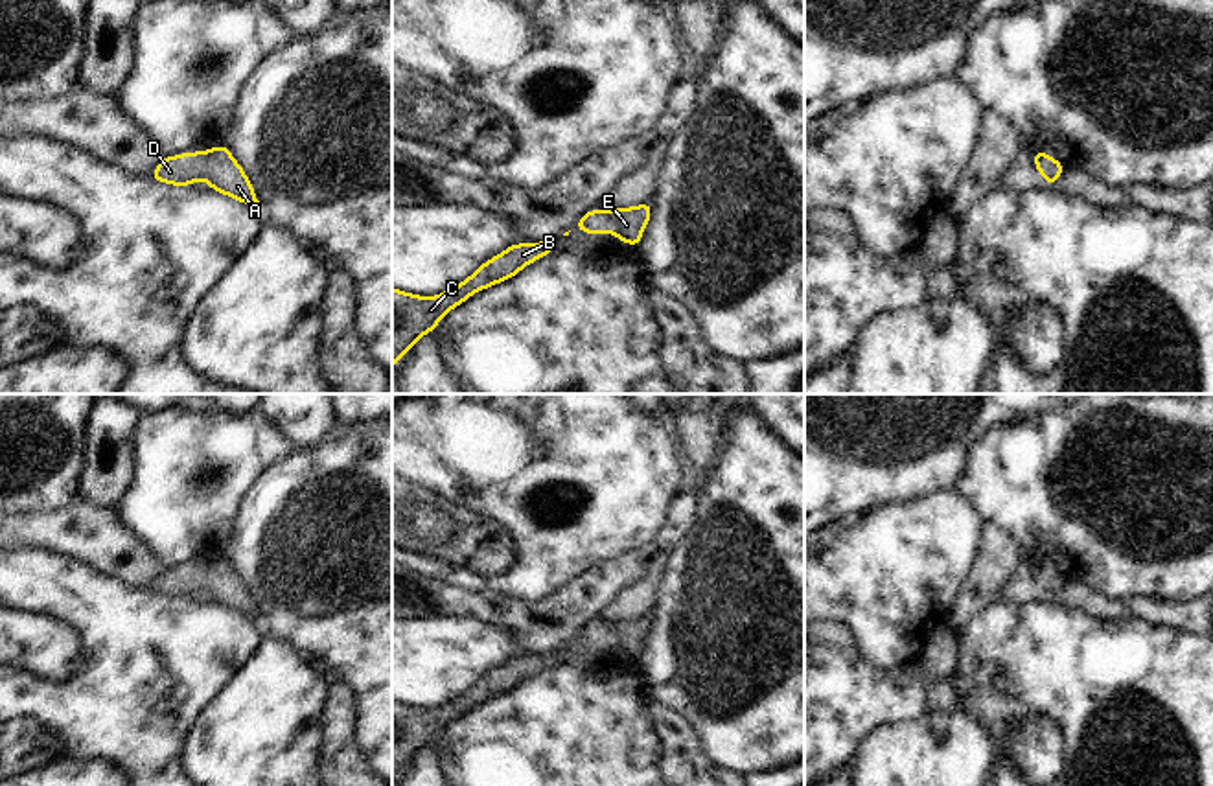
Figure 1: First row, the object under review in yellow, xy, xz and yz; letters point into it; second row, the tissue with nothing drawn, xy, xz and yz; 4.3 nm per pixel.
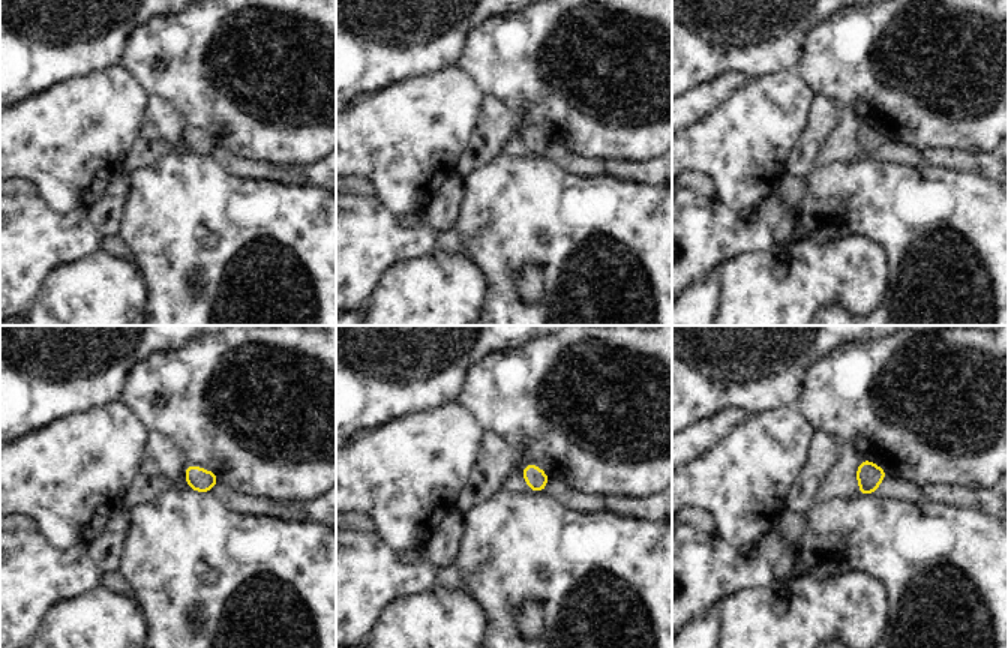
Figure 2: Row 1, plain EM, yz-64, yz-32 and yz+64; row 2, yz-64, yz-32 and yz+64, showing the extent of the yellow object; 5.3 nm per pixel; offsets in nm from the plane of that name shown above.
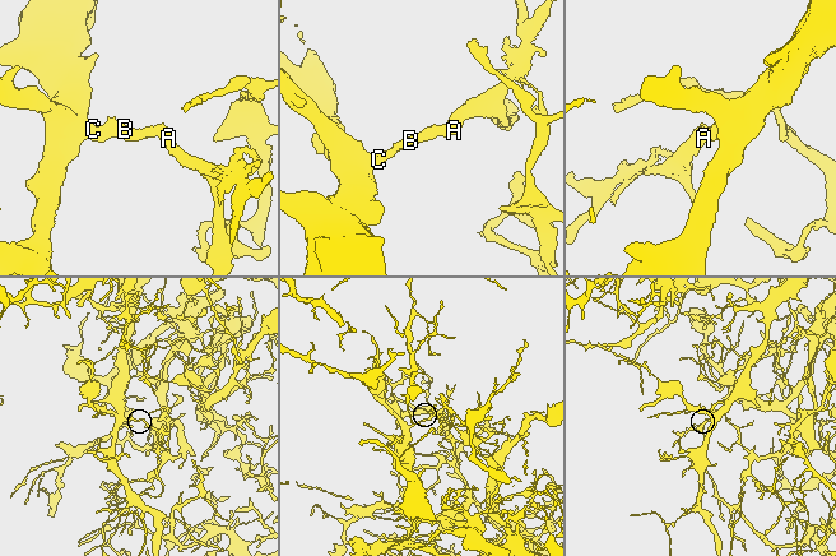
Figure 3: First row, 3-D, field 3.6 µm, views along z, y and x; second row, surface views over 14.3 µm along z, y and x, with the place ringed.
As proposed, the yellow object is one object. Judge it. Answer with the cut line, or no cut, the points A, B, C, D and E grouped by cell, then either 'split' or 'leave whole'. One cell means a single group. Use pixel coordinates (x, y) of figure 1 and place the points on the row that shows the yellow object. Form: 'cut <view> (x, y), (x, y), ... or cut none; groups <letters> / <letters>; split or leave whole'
cut none; groups A B C D E; leave whole

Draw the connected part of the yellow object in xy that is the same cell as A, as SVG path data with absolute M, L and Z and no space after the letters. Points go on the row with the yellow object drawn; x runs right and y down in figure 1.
M225 144L201 151L199 155L188 151L184 155L166 156L149 179L173 186L190 186L204 179L215 191L260 210L260 201L243 168L234 160Z

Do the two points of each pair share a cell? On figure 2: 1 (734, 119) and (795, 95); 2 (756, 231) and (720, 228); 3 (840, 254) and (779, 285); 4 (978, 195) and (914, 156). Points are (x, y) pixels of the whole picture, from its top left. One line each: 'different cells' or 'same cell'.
1: same cell
2: same cell
3: same cell
4: different cells

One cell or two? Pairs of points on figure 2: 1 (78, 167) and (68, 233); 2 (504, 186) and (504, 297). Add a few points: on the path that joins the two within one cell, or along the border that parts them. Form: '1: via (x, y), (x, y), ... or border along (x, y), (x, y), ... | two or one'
1: border along (39, 197), (62, 215), (87, 212) | two
2: via (504, 213), (504, 270) | one

